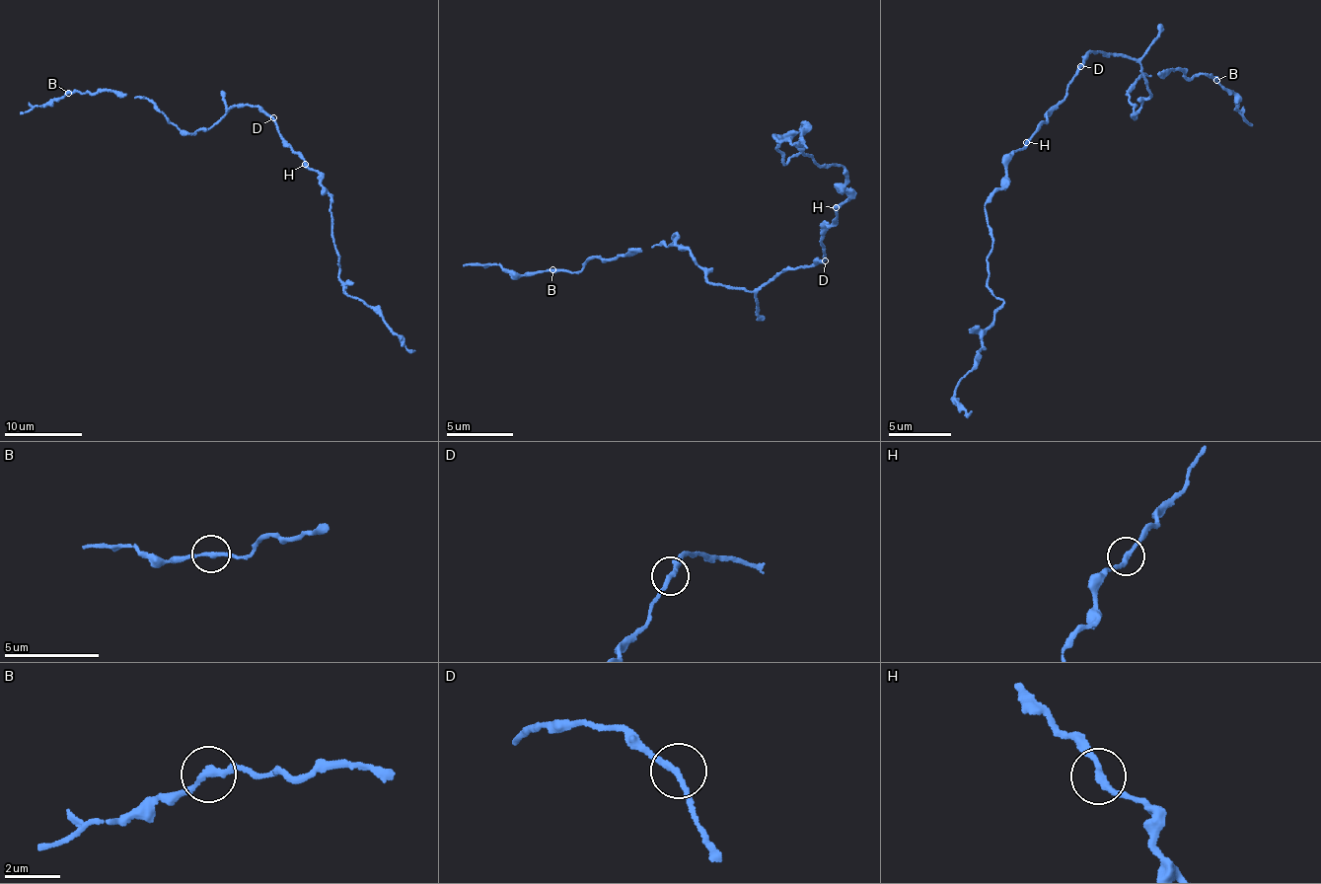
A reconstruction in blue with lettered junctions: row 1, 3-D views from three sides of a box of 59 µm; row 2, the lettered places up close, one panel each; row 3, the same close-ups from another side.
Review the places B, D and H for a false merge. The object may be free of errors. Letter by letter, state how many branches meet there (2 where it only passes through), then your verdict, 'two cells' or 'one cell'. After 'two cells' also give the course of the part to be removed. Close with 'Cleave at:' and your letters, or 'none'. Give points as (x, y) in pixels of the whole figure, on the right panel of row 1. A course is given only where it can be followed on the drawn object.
B: 2 branches meet; one cell
D: 2 branches meet; one cell
H: 2 branches meet; one cell
Cleave at: none

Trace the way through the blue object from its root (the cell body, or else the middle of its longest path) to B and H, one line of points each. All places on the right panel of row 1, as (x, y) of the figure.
B: (1072, 77), (1090, 52), (1128, 56), (1148, 88), (1137, 115), (1129, 94), (1141, 75), (1177, 69), (1216, 80)
H: (1072, 77), (1066, 97), (1048, 111), (1034, 137), (1025, 143)

